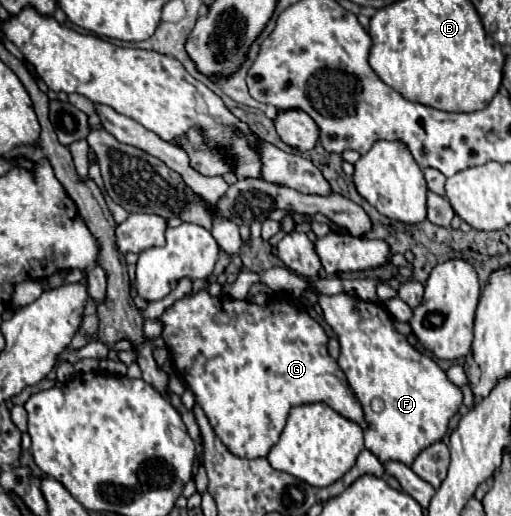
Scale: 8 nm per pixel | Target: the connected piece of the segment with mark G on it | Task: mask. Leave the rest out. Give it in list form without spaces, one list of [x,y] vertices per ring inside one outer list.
[[[201,290],[195,296],[185,296],[183,300],[175,302],[169,310],[165,310],[161,320],[165,324],[161,336],[177,372],[195,392],[197,404],[207,412],[215,434],[237,456],[267,456],[269,448],[275,444],[275,440],[279,440],[291,408],[299,404],[323,402],[361,428],[369,426],[361,404],[347,384],[345,374],[327,352],[327,336],[323,328],[293,302],[283,300],[281,294],[273,294],[265,306],[257,306],[249,300],[211,298],[207,290]]]

